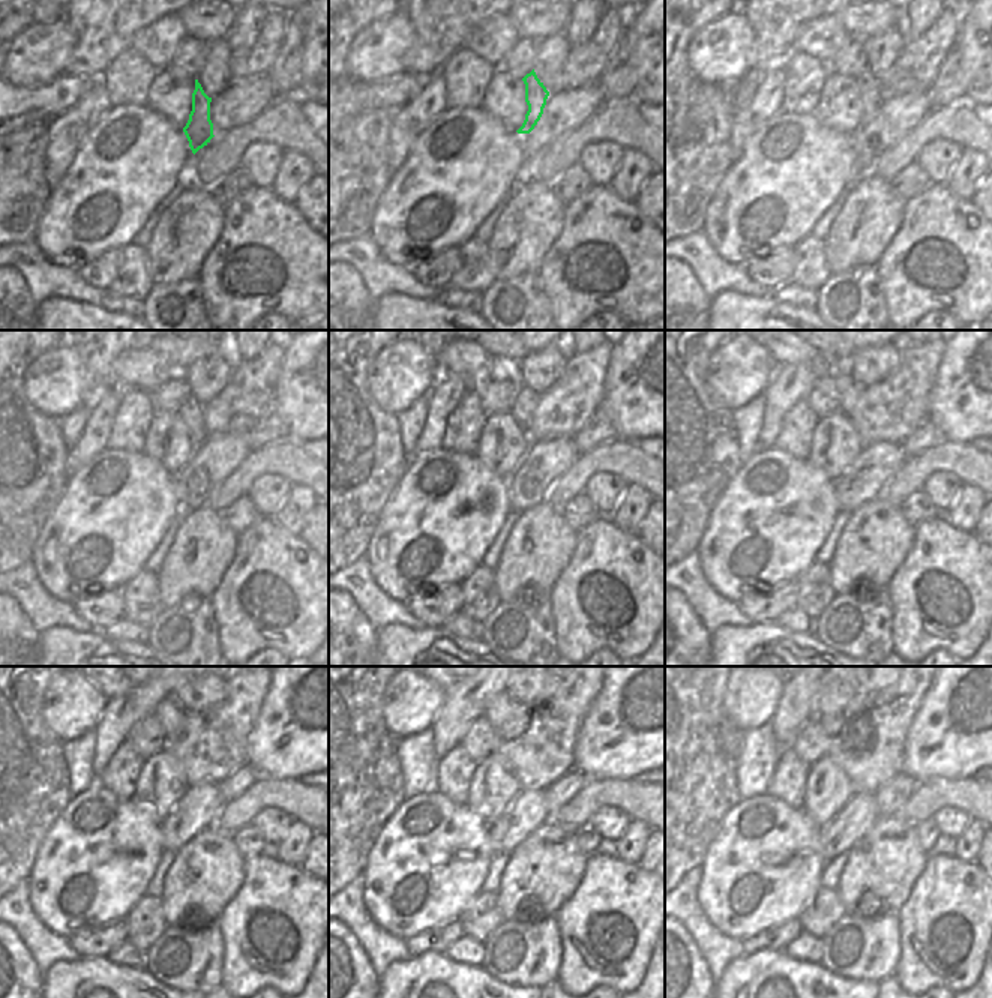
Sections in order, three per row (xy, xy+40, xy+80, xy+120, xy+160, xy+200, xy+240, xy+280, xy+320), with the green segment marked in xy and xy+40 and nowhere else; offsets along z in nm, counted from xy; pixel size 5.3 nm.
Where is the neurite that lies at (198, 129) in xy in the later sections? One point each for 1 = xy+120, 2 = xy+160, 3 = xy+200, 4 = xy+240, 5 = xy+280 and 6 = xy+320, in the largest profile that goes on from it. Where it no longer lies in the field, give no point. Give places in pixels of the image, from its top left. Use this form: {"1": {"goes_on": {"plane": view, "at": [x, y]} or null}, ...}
{"1": {"goes_on": {"plane": "xy+120", "at": [191, 413]}}, "2": {"goes_on": {"plane": "xy+160", "at": [523, 410]}}, "3": {"goes_on": {"plane": "xy+200", "at": [848, 387]}}, "4": {"goes_on": {"plane": "xy+240", "at": [170, 715]}}, "5": {"goes_on": {"plane": "xy+280", "at": [502, 709]}}, "6": {"goes_on": {"plane": "xy+320", "at": [829, 704]}}}

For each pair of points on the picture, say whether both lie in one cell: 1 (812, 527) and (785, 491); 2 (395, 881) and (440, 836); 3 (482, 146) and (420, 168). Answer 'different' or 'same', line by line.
1: same
2: same
3: same

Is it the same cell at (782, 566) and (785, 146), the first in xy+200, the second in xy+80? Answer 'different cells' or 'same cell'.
same cell

